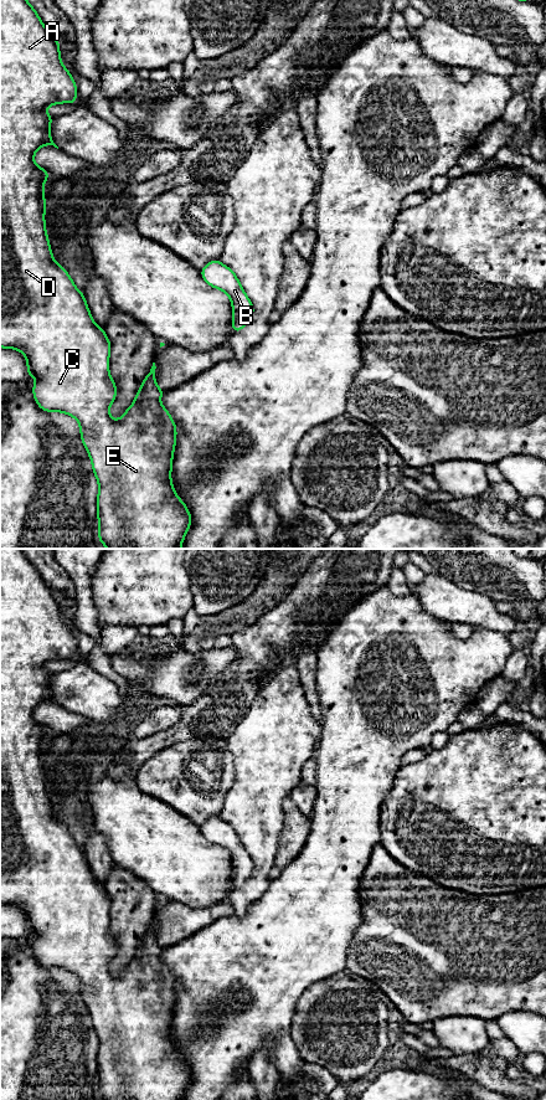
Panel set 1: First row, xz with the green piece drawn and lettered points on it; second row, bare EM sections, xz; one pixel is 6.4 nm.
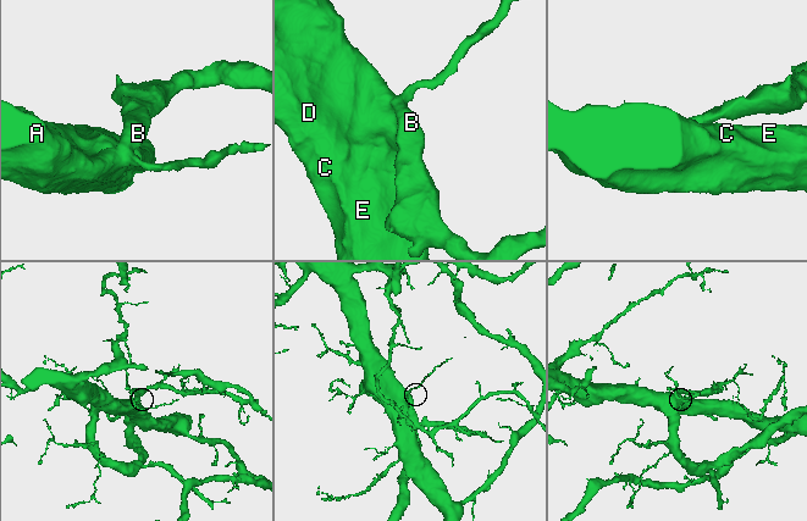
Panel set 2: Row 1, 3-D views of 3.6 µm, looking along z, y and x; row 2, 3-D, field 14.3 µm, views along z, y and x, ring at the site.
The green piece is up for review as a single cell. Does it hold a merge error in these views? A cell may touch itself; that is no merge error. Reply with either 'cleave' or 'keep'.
keep

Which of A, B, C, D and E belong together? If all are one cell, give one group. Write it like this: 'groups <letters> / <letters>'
groups A B C D E

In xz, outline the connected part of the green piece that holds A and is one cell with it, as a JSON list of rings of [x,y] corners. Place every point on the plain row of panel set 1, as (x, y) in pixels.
[[[0,549],[0,904],[20,906],[26,914],[26,932],[35,932],[37,935],[37,937],[32,942],[32,949],[34,955],[40,965],[46,968],[57,967],[67,970],[78,977],[81,986],[81,997],[89,1011],[93,1029],[98,1037],[99,1043],[97,1054],[99,1099],[182,1100],[185,1091],[191,1081],[191,1070],[185,1059],[177,1053],[171,1039],[172,1012],[176,1001],[177,986],[169,967],[160,960],[160,955],[164,947],[155,939],[155,919],[153,919],[150,927],[143,936],[134,958],[118,977],[114,977],[109,970],[109,963],[117,953],[115,939],[109,932],[110,898],[105,891],[104,885],[99,884],[94,879],[89,864],[87,863],[84,850],[76,844],[67,827],[53,816],[46,788],[45,765],[47,764],[47,760],[45,759],[43,741],[51,731],[45,725],[35,720],[34,711],[37,705],[43,701],[53,701],[58,705],[50,692],[50,682],[53,674],[46,669],[46,664],[57,659],[74,660],[77,651],[77,641],[61,617],[58,596],[46,585],[36,566],[25,555],[22,549]]]

